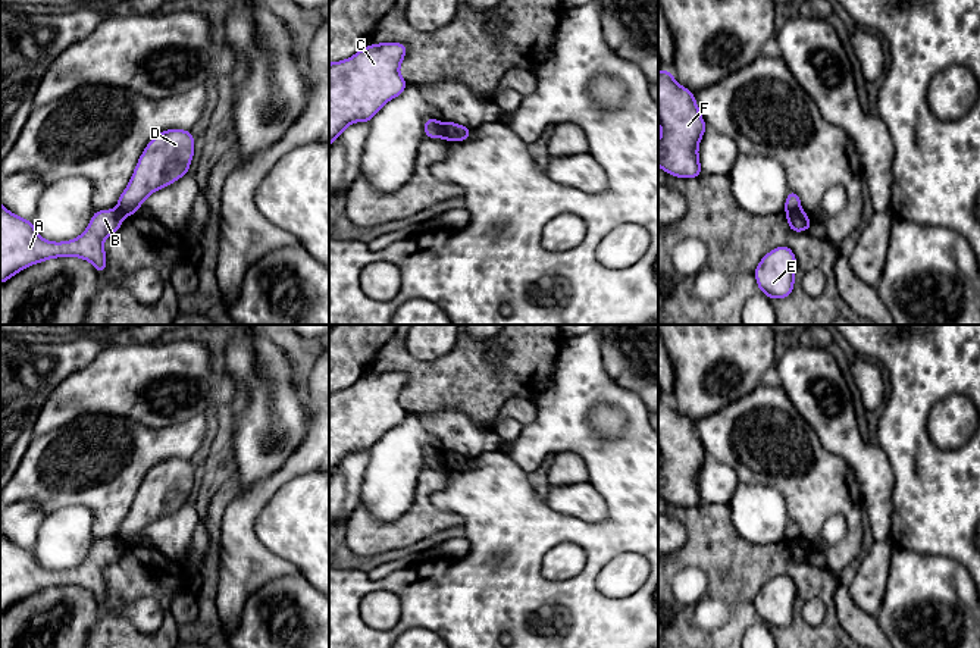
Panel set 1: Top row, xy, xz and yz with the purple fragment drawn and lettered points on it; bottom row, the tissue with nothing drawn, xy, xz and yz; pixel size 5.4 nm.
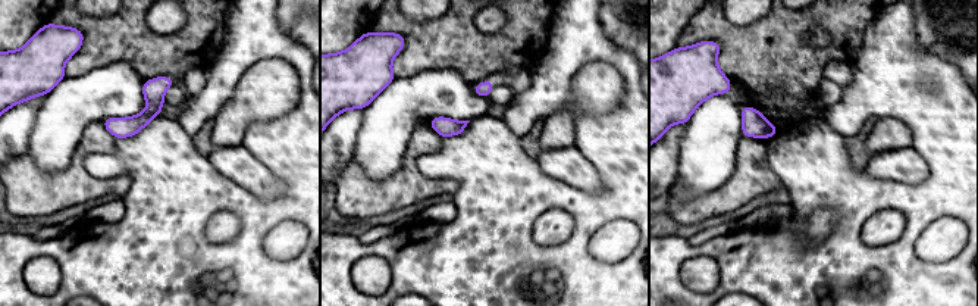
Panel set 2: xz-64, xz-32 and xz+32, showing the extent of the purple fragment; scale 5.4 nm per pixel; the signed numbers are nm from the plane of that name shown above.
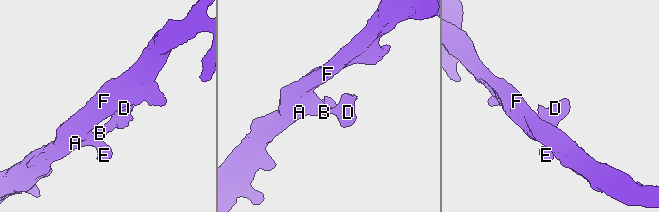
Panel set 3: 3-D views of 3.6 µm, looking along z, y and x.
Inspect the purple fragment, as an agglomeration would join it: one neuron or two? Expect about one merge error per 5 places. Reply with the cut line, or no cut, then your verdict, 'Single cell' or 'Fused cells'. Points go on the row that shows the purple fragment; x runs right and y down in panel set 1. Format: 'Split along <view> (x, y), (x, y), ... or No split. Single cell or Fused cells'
Split along xz (442, 124), (445, 137). Fused cells

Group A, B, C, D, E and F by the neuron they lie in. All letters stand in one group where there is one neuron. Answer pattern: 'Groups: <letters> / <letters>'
Groups: A B C E F / D

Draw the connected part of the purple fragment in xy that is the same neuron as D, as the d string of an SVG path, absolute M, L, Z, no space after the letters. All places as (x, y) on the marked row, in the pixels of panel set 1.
M167 129L157 134L138 159L131 182L119 197L118 212L122 216L137 213L151 192L188 172L192 154L194 137L190 131Z

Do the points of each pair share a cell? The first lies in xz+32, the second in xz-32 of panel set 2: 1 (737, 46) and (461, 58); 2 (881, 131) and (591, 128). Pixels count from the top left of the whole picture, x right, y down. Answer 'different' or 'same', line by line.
1: same
2: different

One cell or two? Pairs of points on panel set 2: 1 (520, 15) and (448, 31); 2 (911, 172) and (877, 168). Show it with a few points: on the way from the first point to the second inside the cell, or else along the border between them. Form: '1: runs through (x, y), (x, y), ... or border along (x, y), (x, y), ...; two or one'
1: runs through (508, 34), (501, 41), (467, 41); one
2: runs through (902, 168), (886, 168); one

